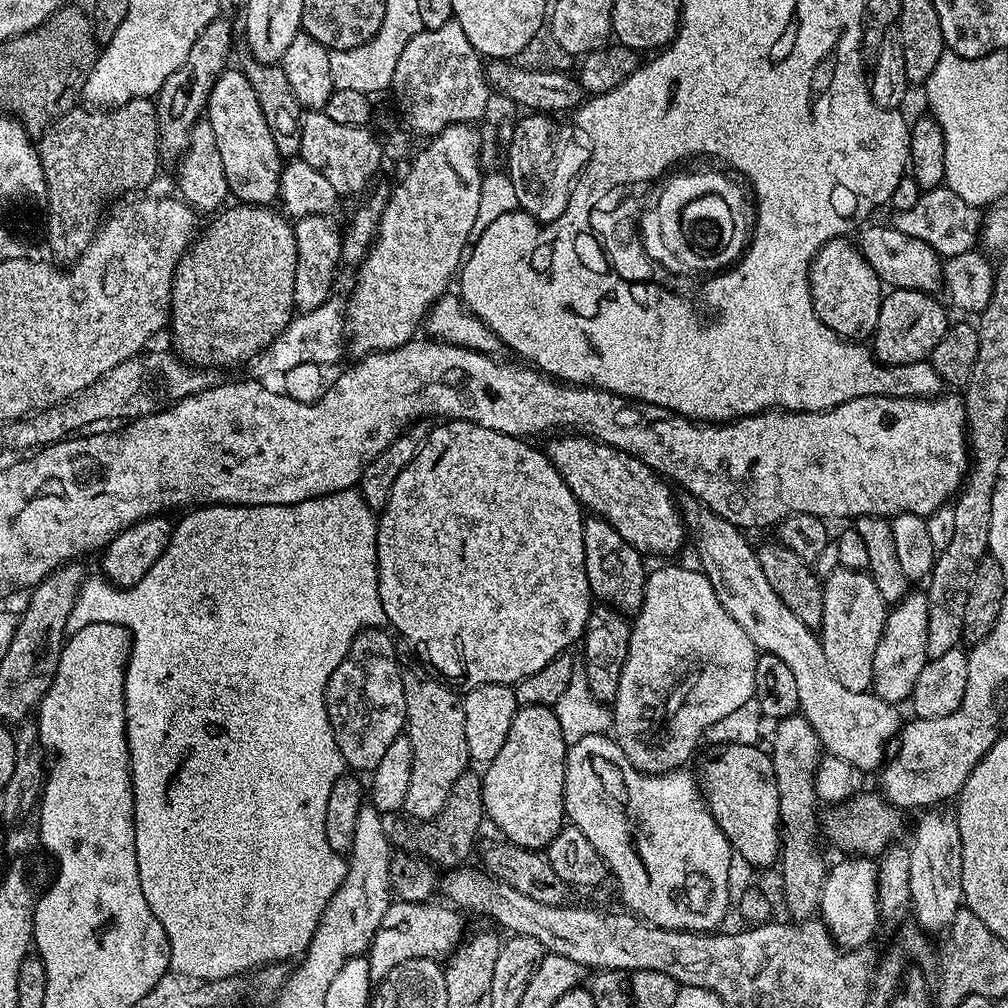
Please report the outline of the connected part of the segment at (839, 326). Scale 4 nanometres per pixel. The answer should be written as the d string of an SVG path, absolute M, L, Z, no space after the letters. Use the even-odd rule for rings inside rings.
M848 238L828 240L818 250L808 270L808 279L812 282L812 301L818 318L822 318L830 330L845 338L868 338L875 333L878 322L882 281L878 274L874 274L859 247L850 241Z

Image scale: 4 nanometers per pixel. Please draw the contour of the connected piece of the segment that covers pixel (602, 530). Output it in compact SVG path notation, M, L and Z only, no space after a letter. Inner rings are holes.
M588 518L582 530L582 555L586 566L588 591L599 603L606 604L617 612L635 614L644 601L644 587L648 581L645 557L610 526L599 518Z

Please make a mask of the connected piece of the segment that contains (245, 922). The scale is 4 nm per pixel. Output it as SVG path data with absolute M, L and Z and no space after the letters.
M347 488L341 492L331 492L328 496L318 496L315 500L303 500L297 504L246 504L243 506L229 506L227 504L214 504L200 506L189 511L179 521L175 521L172 530L172 540L166 550L150 566L148 573L133 588L118 588L108 583L103 578L85 579L80 586L80 594L76 597L70 616L66 618L69 630L81 628L85 622L115 622L128 629L132 642L132 650L128 653L128 666L124 669L124 713L126 714L126 734L128 735L128 762L132 774L132 801L134 802L134 846L136 847L136 861L138 862L138 878L142 882L142 894L146 894L146 902L162 922L168 939L168 962L175 975L188 982L207 982L210 980L231 980L239 977L240 972L247 968L253 970L261 966L271 965L273 962L284 962L291 956L303 957L307 952L314 934L318 930L318 922L326 910L326 906L334 898L334 894L342 886L344 875L348 872L345 857L339 852L330 850L330 842L326 842L326 804L330 802L330 790L334 790L334 782L345 775L346 765L342 754L338 750L338 742L334 742L334 734L330 726L330 718L326 710L326 686L338 670L340 663L348 656L350 646L359 632L366 628L383 629L386 621L382 610L382 598L378 594L378 554L376 553L376 522L377 513L362 498L356 488Z

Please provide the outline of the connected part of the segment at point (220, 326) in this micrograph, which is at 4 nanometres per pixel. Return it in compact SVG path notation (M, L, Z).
M233 203L211 217L208 229L201 231L178 262L172 279L170 333L176 343L175 355L185 364L205 370L247 365L264 351L292 321L294 270L298 270L296 230L283 211L263 204Z

